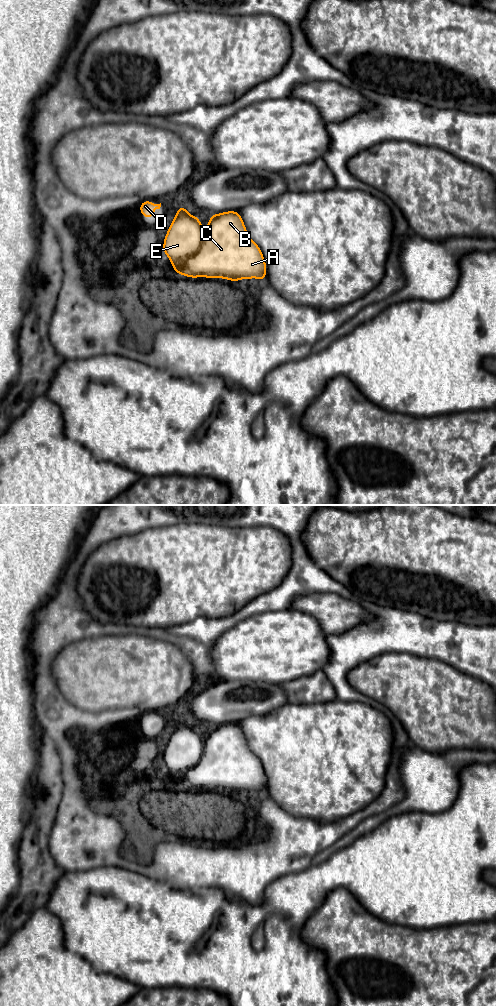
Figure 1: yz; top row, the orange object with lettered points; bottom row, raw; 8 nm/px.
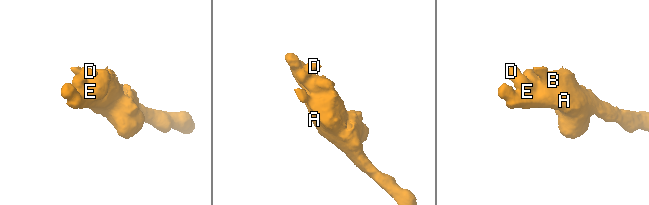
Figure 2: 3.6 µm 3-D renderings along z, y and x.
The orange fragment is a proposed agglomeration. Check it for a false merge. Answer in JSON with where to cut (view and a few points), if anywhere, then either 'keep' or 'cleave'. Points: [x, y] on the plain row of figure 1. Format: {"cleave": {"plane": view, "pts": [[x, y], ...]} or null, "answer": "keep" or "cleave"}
{"cleave": null, "answer": "keep"}

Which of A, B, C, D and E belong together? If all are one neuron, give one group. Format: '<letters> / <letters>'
A B C D E

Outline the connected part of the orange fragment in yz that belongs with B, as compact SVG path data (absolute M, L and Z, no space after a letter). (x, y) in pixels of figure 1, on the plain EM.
M179 717L179 721L168 740L164 750L164 764L171 776L173 782L177 786L181 786L190 790L222 790L237 794L240 791L266 791L267 778L260 759L249 749L247 741L244 737L242 729L237 723L226 723L219 726L211 727L208 738L203 741L200 730L192 728L183 718Z

